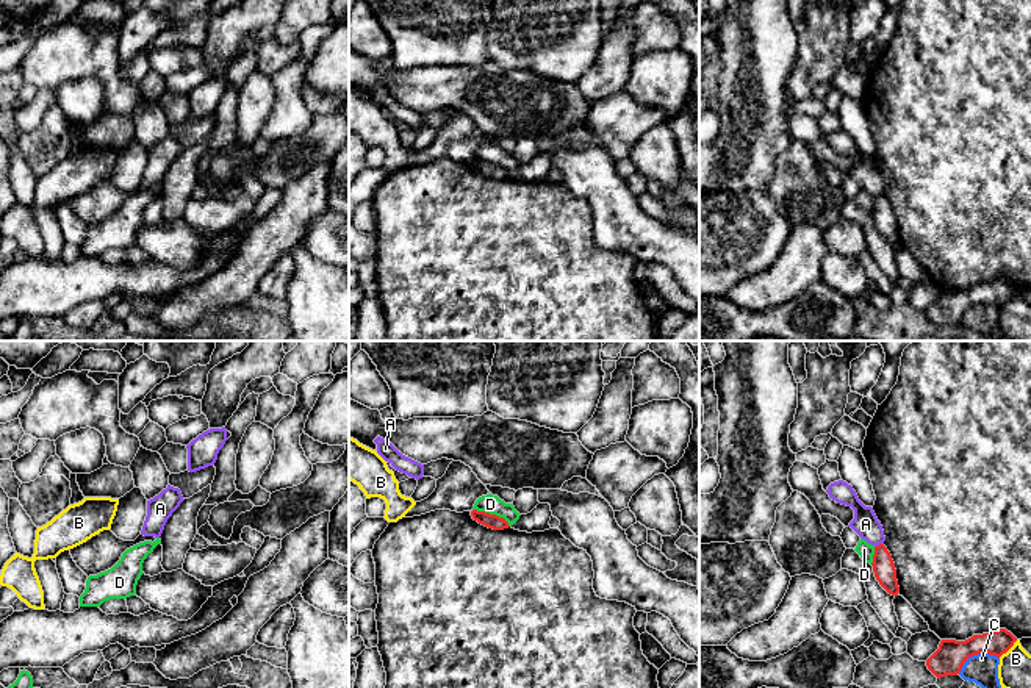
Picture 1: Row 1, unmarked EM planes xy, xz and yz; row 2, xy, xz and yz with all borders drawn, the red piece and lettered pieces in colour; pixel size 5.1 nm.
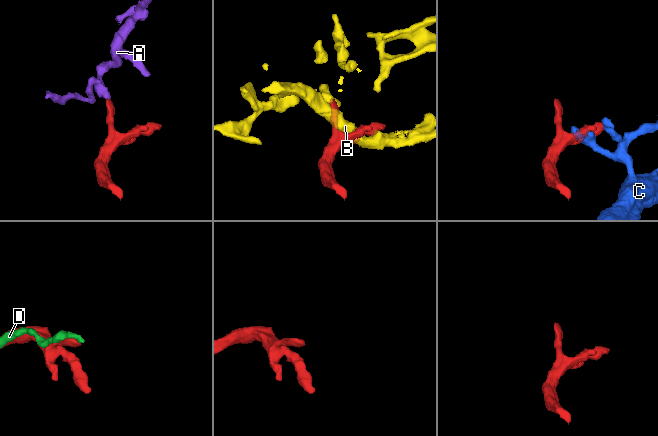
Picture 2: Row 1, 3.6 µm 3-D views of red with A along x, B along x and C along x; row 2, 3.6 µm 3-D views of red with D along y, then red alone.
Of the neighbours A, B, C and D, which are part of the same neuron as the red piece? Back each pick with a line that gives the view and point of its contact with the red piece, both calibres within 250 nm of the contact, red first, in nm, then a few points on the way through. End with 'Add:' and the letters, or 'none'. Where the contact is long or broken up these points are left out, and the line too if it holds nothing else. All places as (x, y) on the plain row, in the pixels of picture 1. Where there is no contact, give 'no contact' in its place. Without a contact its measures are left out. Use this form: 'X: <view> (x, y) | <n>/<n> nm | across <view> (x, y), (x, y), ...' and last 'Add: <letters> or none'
Add: none

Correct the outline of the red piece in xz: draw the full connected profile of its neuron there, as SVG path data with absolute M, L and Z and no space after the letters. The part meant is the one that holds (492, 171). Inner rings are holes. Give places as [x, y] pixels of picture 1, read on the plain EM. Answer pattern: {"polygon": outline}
{"polygon": "M472 159L471 166L479 174L482 174L488 178L493 178L493 180L504 180L504 178L510 177L508 172L504 167L499 167L496 164L490 164L490 163L485 163L485 161Z"}

